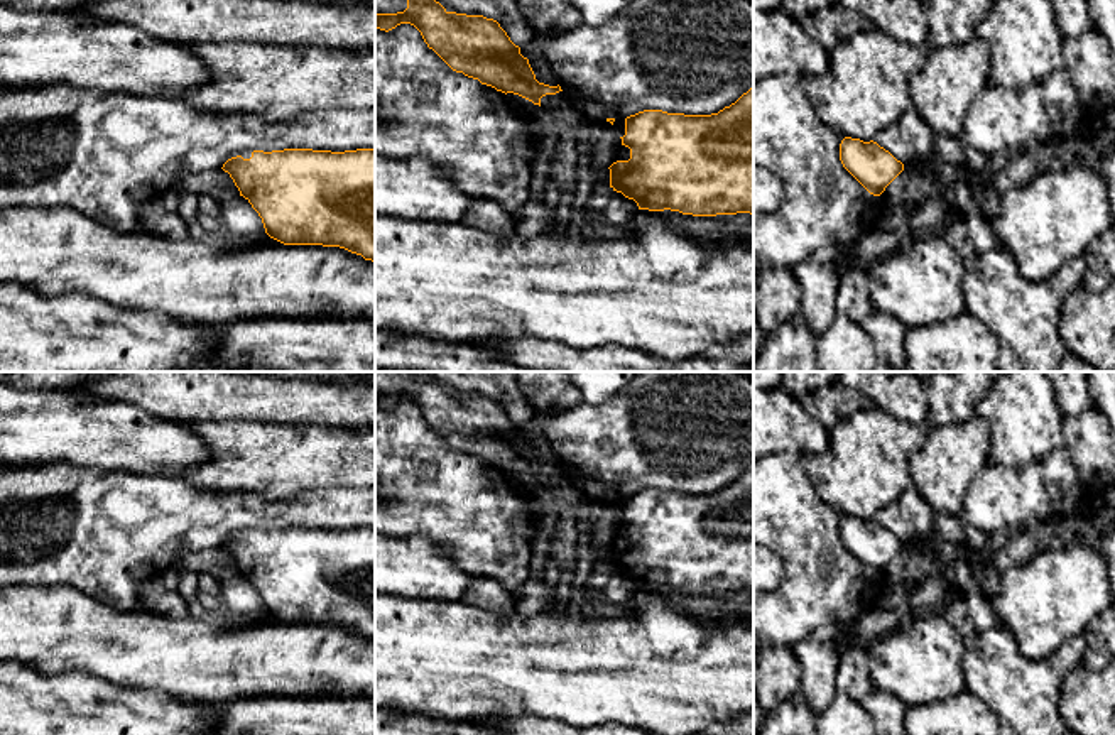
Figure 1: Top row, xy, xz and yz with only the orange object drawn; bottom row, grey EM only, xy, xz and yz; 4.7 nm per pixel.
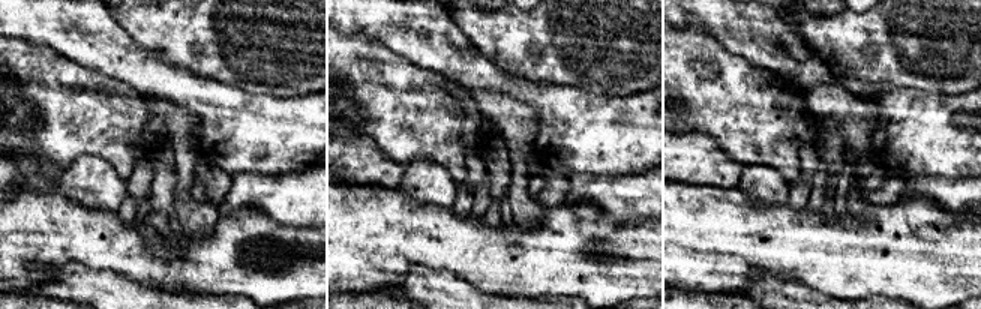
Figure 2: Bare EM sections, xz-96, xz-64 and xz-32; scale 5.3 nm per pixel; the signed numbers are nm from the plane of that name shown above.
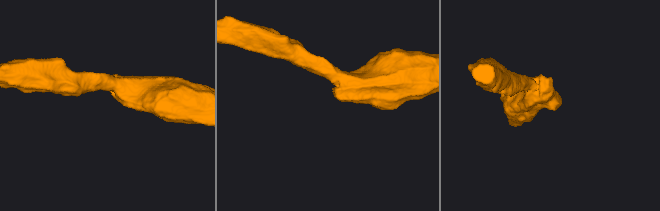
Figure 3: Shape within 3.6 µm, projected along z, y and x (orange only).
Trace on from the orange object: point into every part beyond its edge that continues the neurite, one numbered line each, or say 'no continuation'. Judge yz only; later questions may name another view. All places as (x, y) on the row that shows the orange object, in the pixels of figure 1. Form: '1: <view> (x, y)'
no continuation

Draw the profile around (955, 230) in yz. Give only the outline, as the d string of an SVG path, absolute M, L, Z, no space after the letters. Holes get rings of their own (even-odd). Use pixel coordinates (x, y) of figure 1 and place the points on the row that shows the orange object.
M983 215L970 220L949 216L939 233L963 259L1000 247L990 220Z

